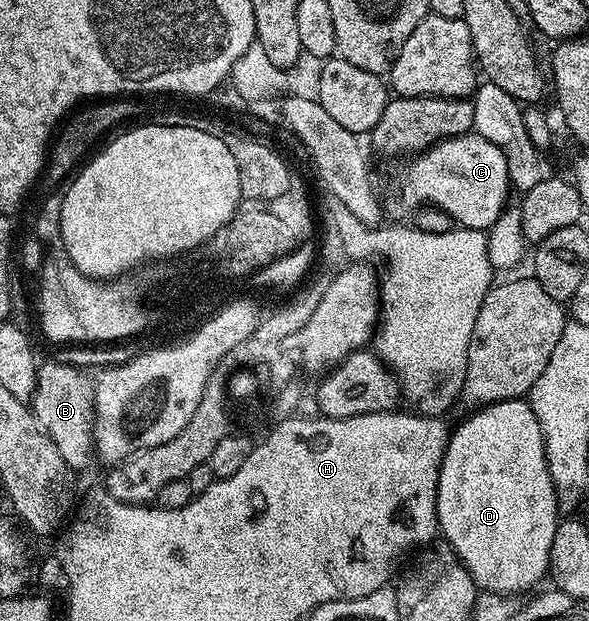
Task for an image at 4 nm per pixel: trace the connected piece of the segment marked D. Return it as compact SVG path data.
M528 400L500 401L494 405L482 405L476 411L470 412L466 421L461 421L449 434L449 442L445 448L445 458L439 471L439 483L437 484L437 524L440 536L457 553L457 557L463 563L463 567L469 572L469 579L474 586L481 591L495 591L502 595L521 595L524 589L529 589L542 576L549 572L549 556L551 555L551 539L555 539L557 522L559 520L559 502L557 489L553 486L553 480L549 474L549 464L545 454L545 436L539 427L539 419Z

